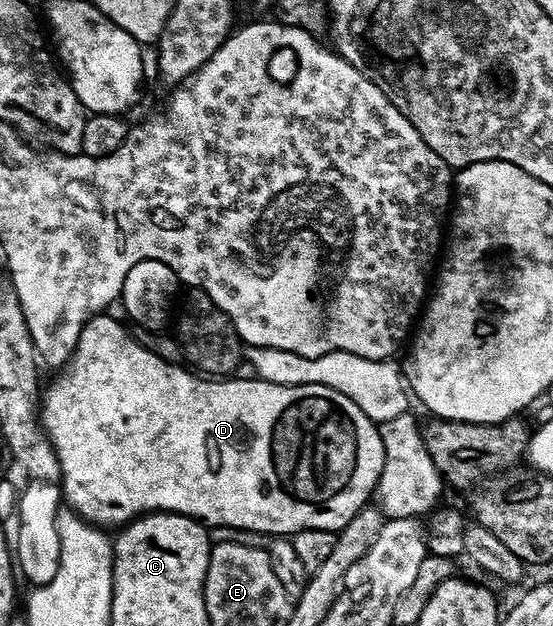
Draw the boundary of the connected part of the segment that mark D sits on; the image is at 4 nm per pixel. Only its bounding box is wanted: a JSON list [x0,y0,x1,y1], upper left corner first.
[39,312,385,536]

